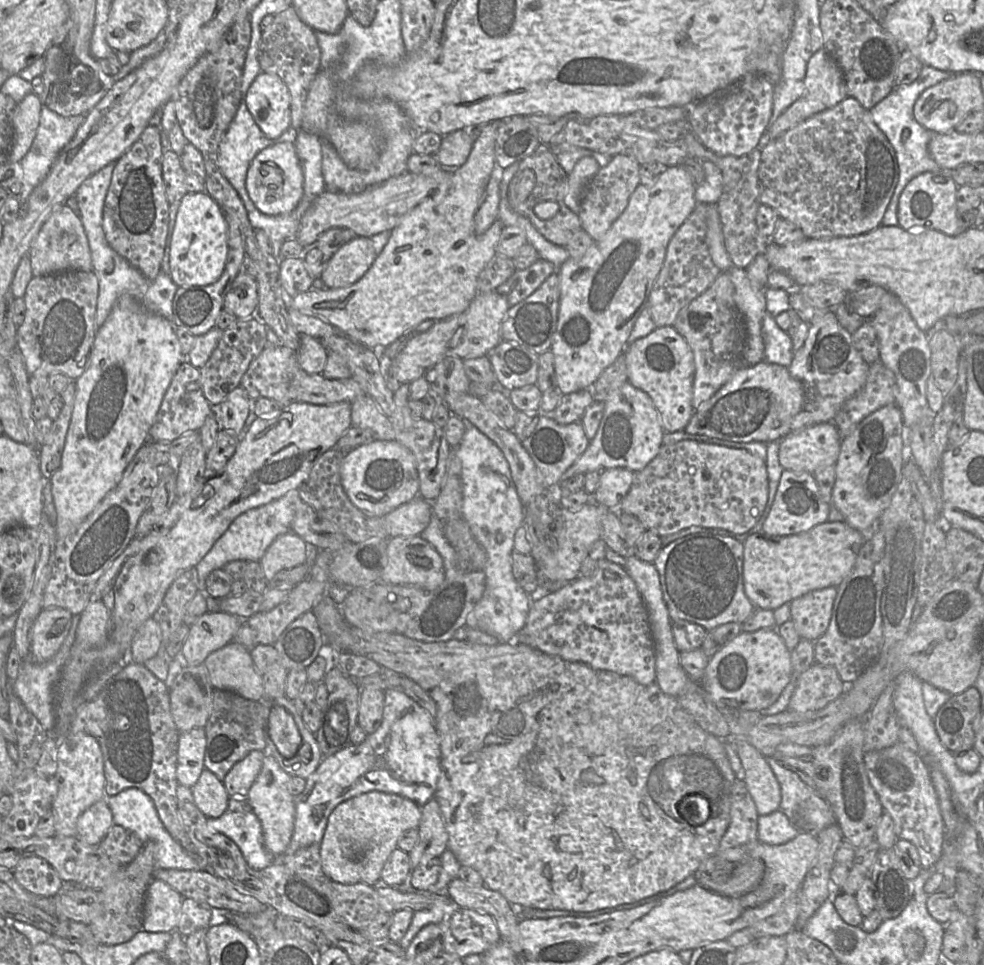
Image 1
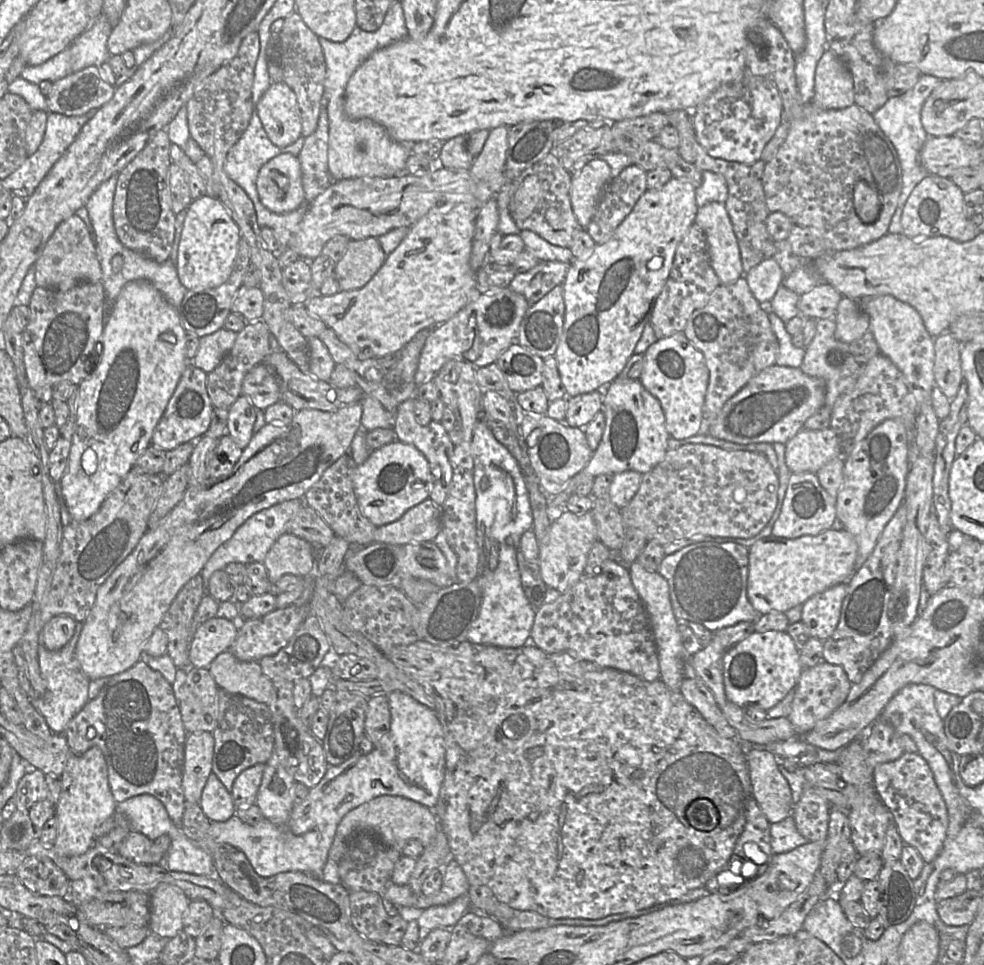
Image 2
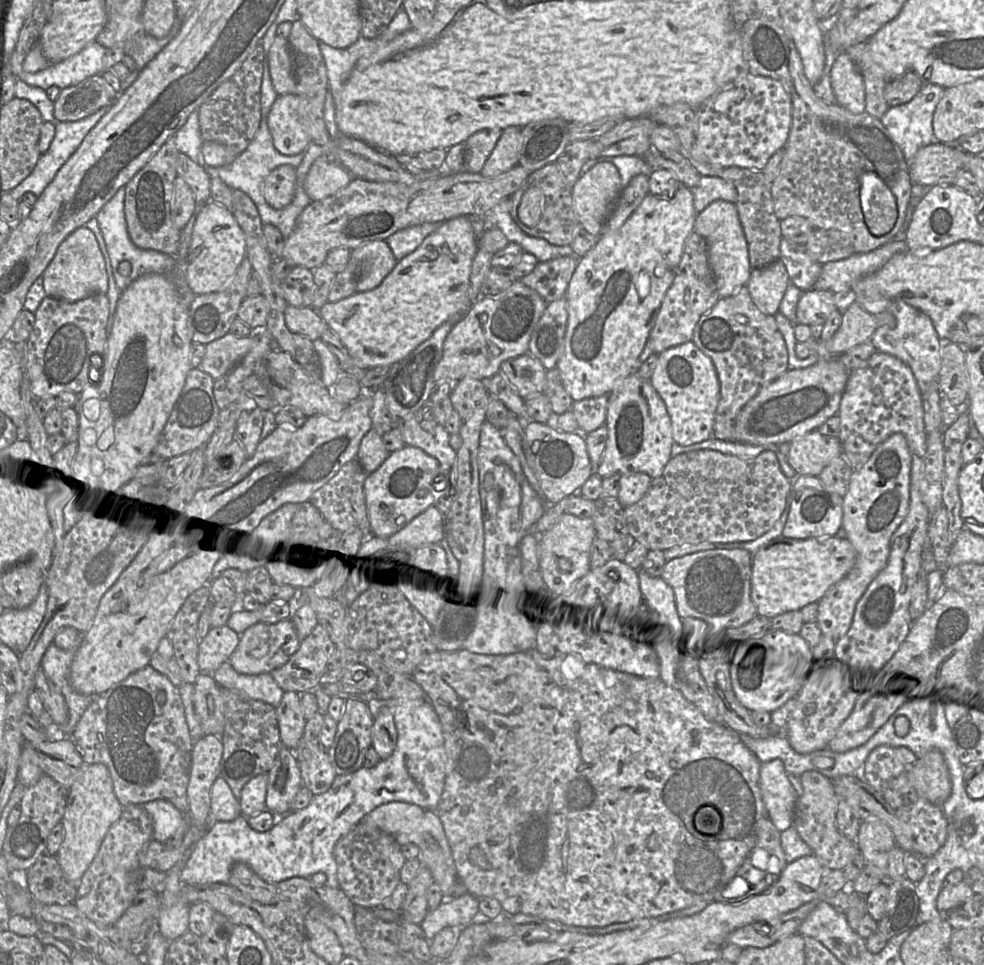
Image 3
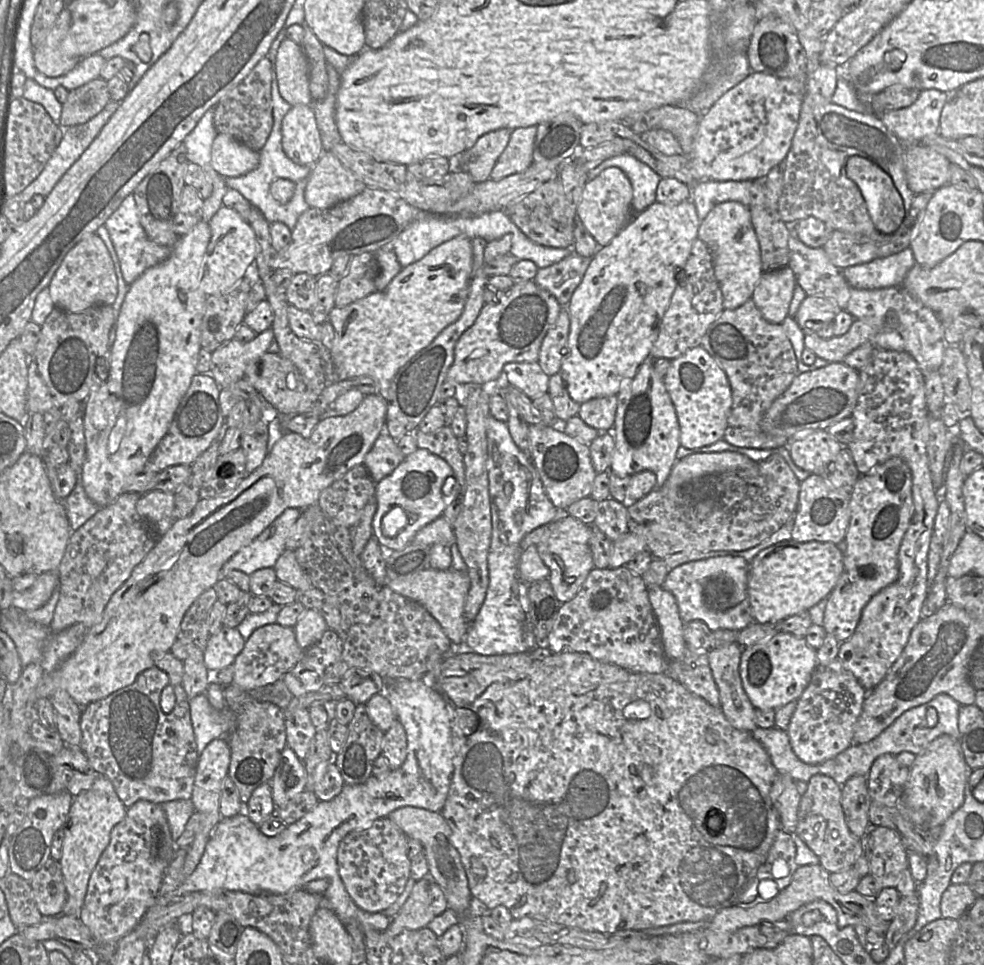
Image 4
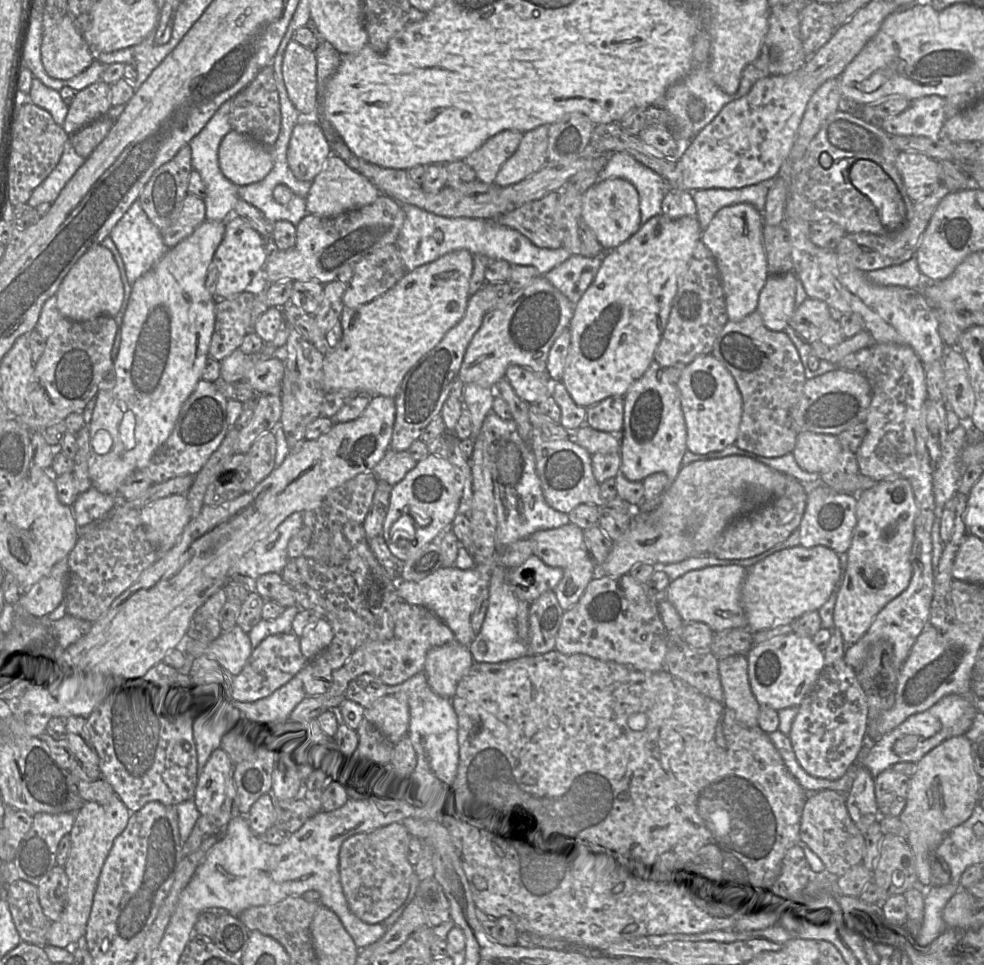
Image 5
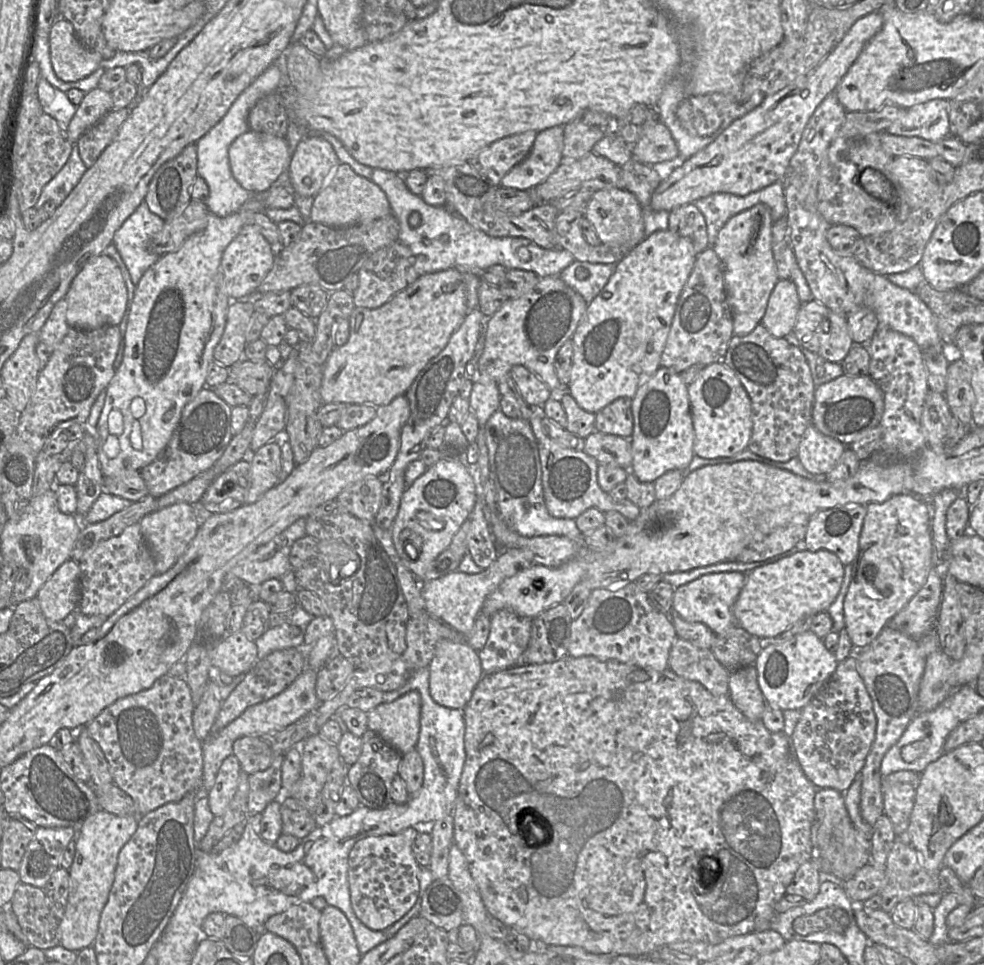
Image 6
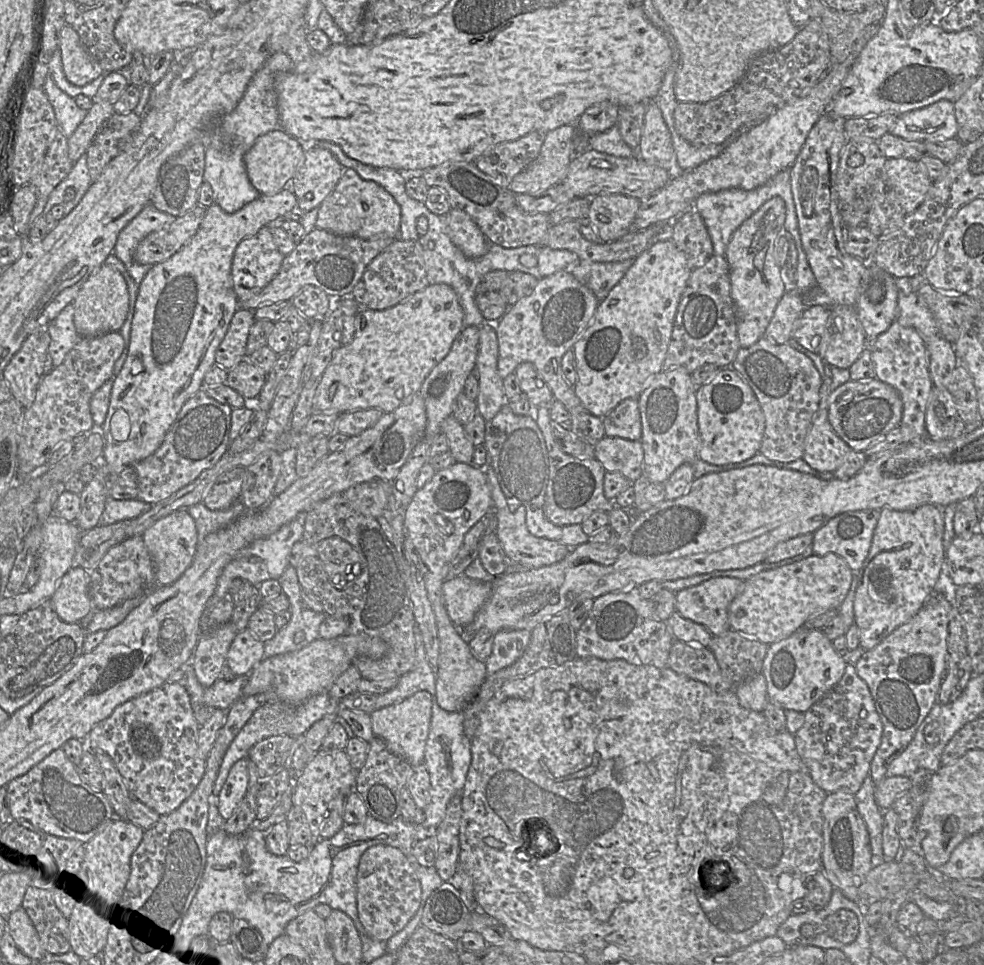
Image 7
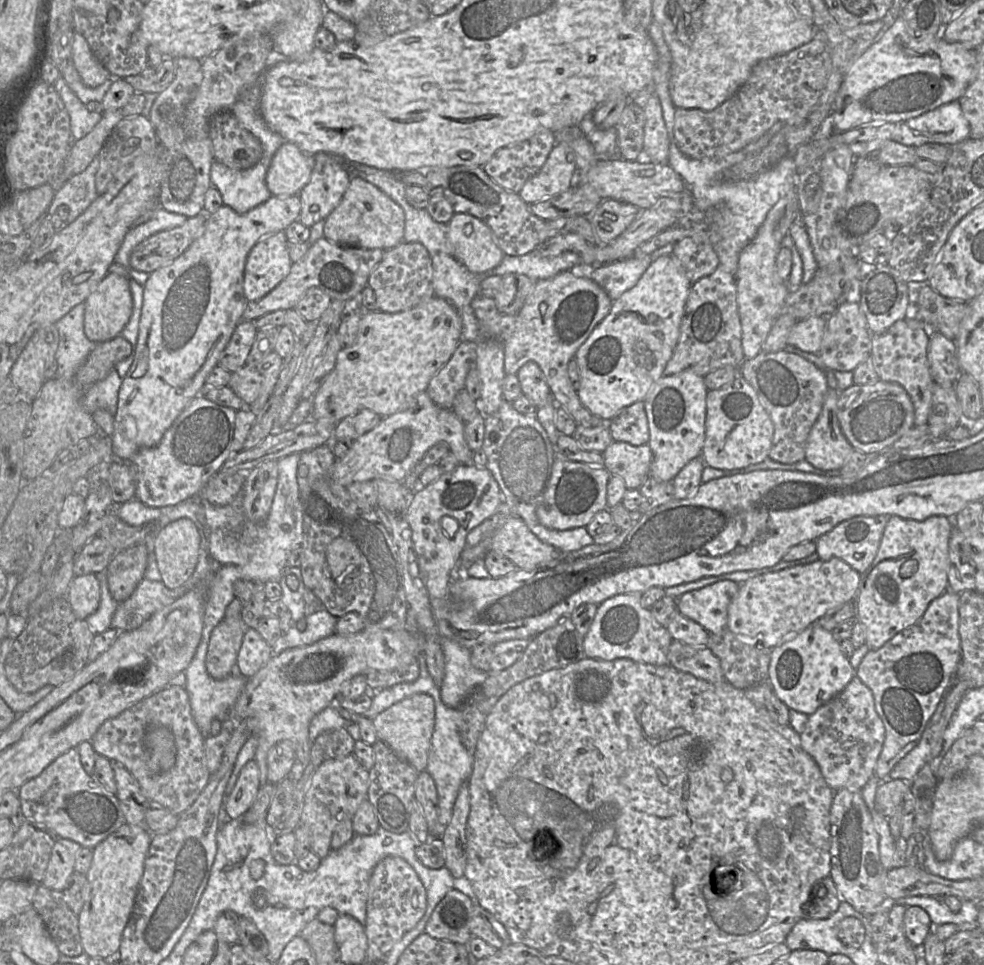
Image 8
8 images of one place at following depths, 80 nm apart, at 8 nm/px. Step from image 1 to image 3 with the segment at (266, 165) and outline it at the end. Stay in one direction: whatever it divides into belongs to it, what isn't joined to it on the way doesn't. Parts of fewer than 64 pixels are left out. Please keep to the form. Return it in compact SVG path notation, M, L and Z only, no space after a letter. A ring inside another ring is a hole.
M284 164L272 170L263 184L267 203L274 209L289 205L295 195L296 179L296 168L291 165Z

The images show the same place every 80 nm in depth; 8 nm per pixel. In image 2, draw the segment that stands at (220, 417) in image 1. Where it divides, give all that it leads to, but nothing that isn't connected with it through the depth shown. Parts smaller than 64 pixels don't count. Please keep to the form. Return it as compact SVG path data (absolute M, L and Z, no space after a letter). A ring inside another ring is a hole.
M240 395L228 408L226 431L242 450L249 444L254 434L256 416L257 409L244 395Z

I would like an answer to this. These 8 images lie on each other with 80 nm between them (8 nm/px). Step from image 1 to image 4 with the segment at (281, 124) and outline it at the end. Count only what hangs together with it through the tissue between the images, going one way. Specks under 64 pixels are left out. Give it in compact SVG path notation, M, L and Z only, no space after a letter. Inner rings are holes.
M310 105L292 106L283 117L281 134L283 151L298 165L313 167L325 151L315 111Z

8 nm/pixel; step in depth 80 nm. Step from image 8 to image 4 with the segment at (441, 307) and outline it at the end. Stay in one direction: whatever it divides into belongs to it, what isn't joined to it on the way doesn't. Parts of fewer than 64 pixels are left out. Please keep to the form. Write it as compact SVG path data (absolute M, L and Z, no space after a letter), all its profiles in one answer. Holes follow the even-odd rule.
M464 235L456 236L432 249L419 261L403 267L382 291L373 292L344 307L335 306L330 311L328 321L336 331L330 352L337 378L347 380L370 376L388 402L390 384L399 369L461 316L472 278L472 256L471 240Z

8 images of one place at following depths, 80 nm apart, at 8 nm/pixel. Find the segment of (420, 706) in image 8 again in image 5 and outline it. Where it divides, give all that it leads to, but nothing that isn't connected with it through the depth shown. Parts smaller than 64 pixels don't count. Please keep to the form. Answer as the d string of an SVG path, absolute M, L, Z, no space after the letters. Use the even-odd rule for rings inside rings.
M405 694L379 698L365 709L364 717L392 744L408 736L410 711Z

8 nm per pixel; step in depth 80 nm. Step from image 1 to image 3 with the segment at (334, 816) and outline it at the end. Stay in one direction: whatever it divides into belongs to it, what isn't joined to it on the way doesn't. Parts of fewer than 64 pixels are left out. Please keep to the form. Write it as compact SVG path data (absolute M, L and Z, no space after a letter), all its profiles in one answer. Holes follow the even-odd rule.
M392 801L378 806L362 821L375 824L392 835L401 846L407 843L416 844L420 849L419 859L430 870L433 880L440 886L444 897L453 896L453 886L458 879L457 869L442 822L434 810L406 802Z

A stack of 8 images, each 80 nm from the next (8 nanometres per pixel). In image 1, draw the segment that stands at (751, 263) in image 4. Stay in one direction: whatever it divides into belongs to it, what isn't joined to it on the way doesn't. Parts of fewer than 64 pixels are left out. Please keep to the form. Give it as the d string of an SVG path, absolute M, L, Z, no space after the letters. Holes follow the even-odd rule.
M709 204L706 212L706 241L713 263L721 272L733 266L725 247L720 215L716 204Z

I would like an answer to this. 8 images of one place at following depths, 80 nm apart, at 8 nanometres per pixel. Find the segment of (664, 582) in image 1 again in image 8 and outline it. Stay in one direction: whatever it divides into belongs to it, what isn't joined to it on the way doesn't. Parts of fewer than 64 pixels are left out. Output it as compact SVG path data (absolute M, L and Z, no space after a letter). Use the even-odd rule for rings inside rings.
M721 580L686 592L676 601L677 611L697 622L709 634L721 634L727 629L728 606L738 589L738 583Z

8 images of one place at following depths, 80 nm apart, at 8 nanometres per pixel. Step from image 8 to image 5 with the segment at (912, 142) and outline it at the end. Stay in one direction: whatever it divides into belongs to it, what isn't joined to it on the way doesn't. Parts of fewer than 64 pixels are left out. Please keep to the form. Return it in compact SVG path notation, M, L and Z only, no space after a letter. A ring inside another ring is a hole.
M929 95L912 101L902 113L880 122L890 136L917 136L939 139L946 120L946 99Z

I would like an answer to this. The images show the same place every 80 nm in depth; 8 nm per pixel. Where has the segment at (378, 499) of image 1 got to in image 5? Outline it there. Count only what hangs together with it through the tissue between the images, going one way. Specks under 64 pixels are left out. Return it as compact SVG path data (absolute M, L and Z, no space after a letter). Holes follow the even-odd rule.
M430 454L426 459L417 462L415 468L392 486L387 515L383 523L383 537L392 554L402 562L413 557L417 551L432 543L442 531L450 531L463 494L464 481L462 472L444 458ZM409 511L426 513L431 521L427 526L414 522L414 534L405 535L405 539L395 540L393 528L395 522Z

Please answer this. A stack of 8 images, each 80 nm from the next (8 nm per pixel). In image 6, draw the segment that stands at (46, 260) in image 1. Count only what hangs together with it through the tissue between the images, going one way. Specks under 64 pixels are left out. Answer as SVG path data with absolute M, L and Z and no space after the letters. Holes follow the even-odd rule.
M102 253L89 258L73 279L64 299L67 302L66 320L70 327L93 330L107 325L119 326L127 306L127 287L117 262Z

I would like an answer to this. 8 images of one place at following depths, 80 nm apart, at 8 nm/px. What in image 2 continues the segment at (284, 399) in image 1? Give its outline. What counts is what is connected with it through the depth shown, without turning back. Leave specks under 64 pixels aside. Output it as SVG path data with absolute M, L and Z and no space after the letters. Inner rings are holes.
M261 362L245 375L241 395L246 396L257 410L264 411L281 401L279 380L272 370Z

